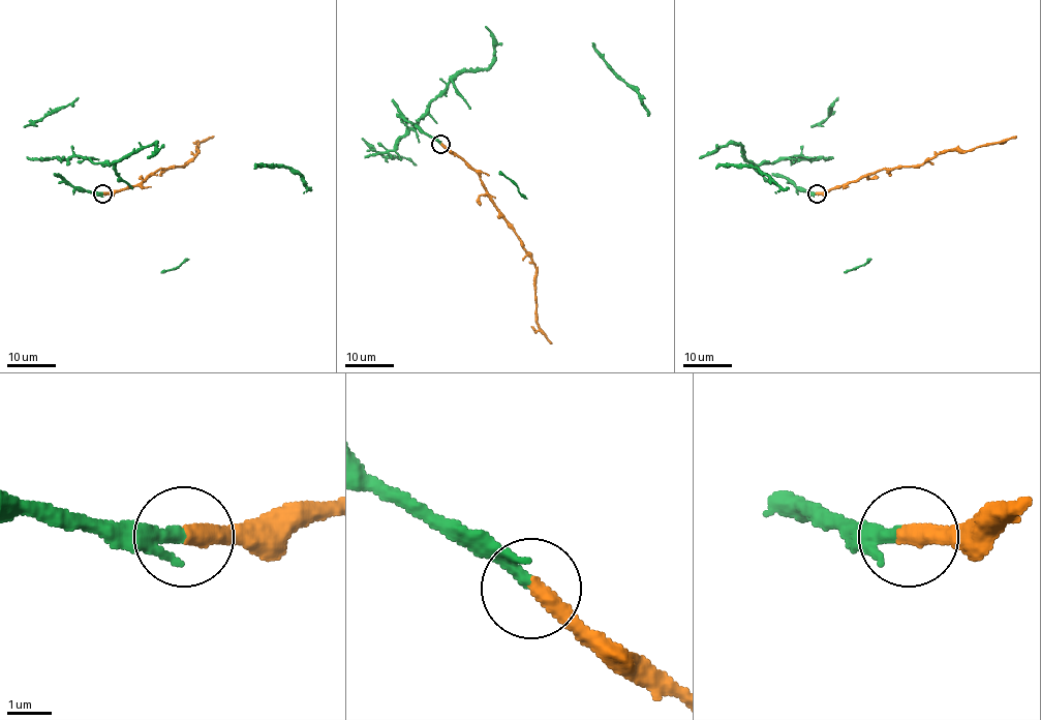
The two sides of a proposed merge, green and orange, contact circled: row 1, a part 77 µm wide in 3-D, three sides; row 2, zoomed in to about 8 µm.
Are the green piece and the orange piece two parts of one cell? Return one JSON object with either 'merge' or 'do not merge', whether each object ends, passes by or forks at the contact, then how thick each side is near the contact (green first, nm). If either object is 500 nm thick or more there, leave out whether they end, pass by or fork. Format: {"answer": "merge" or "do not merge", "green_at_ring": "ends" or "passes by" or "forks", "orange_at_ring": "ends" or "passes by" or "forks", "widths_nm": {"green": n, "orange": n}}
{"answer": "merge", "green_at_ring": "passes by", "orange_at_ring": "ends", "widths_nm": {"green": 200, "orange": 400}}

